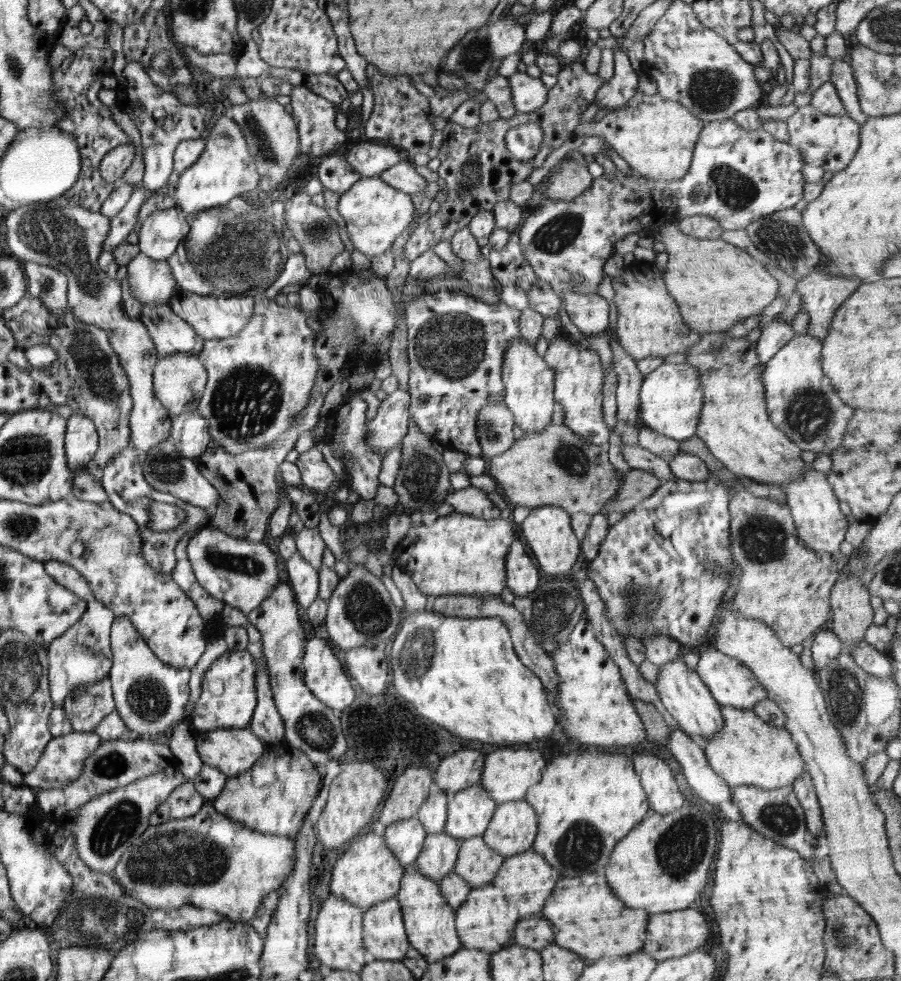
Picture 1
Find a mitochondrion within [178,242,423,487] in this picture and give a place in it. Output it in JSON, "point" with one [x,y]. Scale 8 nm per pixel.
{"point":[244,404]}

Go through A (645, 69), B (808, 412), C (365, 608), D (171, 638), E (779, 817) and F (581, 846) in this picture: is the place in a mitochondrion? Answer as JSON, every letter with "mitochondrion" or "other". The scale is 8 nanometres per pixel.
{"A":"other","B":"mitochondrion","C":"mitochondrion","D":"other","E":"mitochondrion","F":"mitochondrion"}

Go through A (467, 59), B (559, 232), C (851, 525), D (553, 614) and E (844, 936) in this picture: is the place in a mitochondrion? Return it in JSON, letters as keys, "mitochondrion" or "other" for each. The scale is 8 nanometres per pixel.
{"A":"mitochondrion","B":"mitochondrion","C":"other","D":"mitochondrion","E":"mitochondrion"}

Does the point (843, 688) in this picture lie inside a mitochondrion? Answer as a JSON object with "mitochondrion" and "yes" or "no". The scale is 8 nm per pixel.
{"mitochondrion":"yes"}

